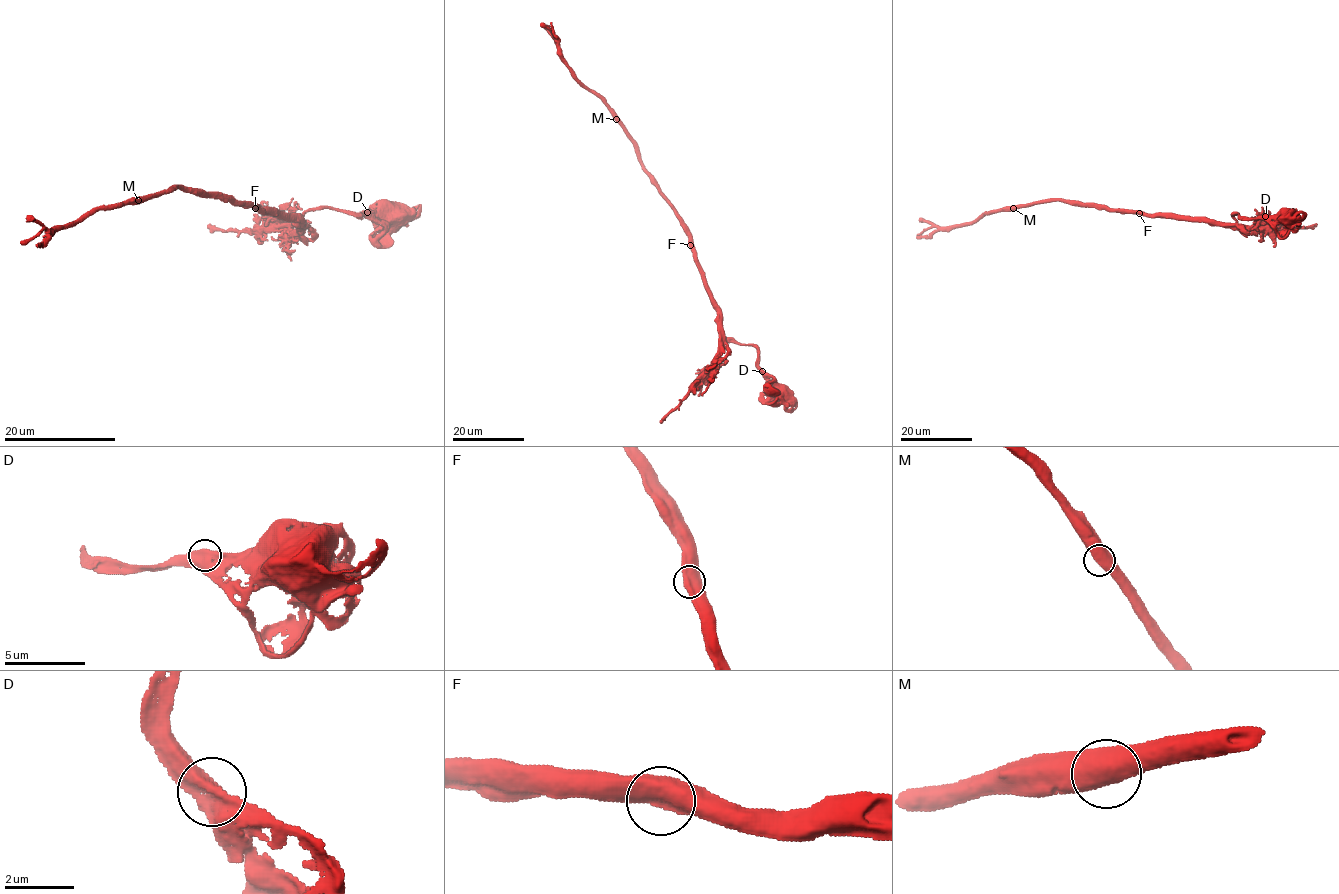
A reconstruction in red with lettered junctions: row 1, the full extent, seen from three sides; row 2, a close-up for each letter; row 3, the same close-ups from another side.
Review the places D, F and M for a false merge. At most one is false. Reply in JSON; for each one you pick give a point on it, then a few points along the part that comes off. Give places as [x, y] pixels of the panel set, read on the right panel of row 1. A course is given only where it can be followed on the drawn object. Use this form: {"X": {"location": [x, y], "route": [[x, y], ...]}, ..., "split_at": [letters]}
{"F": {"location": [1139, 213], "route": [[1139, 213], [1200, 217], [1211, 224], [1242, 230], [1255, 225], [1288, 228], [1310, 227], [1317, 224]]}, "split_at": ["F"]}

